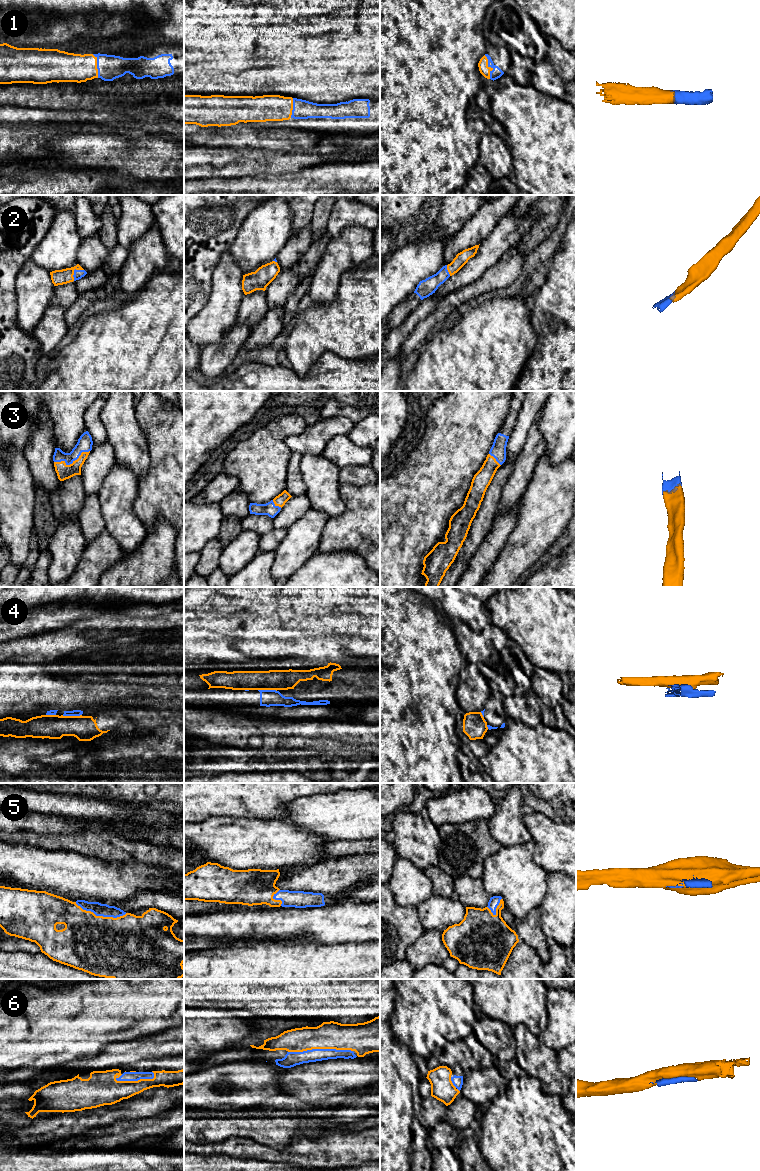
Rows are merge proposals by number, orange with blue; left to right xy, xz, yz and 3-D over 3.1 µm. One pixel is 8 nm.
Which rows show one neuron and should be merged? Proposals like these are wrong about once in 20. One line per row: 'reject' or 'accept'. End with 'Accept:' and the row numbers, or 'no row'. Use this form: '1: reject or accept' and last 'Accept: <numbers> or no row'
1: accept
2: accept
3: accept
4: reject
5: accept
6: accept
Accept: 1, 2, 3, 5, 6

